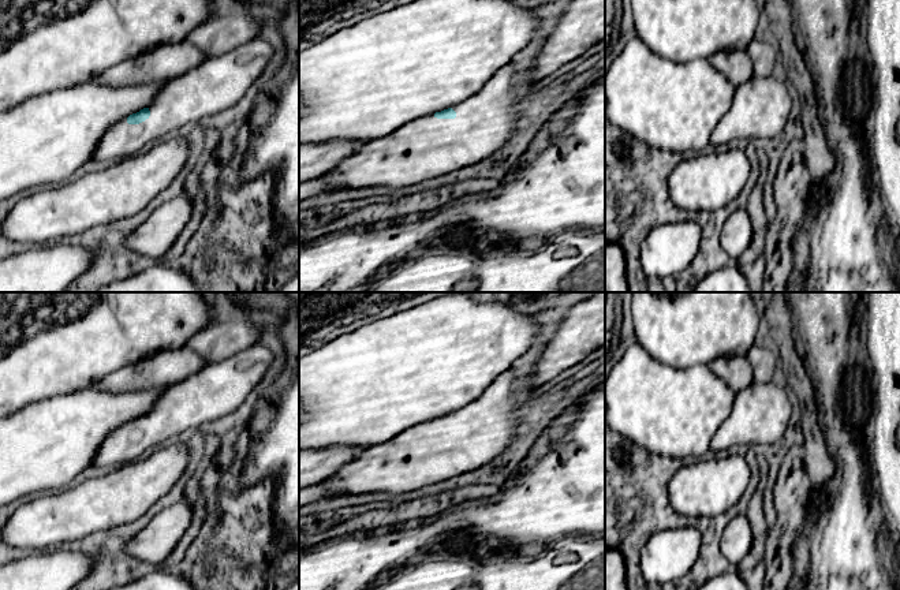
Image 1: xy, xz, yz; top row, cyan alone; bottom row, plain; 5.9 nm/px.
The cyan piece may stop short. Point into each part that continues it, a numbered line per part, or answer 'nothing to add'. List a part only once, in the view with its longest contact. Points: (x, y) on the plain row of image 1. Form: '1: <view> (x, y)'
1: xy (217, 389)

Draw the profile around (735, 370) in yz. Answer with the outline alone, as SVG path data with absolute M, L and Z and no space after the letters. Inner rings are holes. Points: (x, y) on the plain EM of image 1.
M727 355L709 363L710 370L735 393L746 389L754 381L753 367L746 355Z

